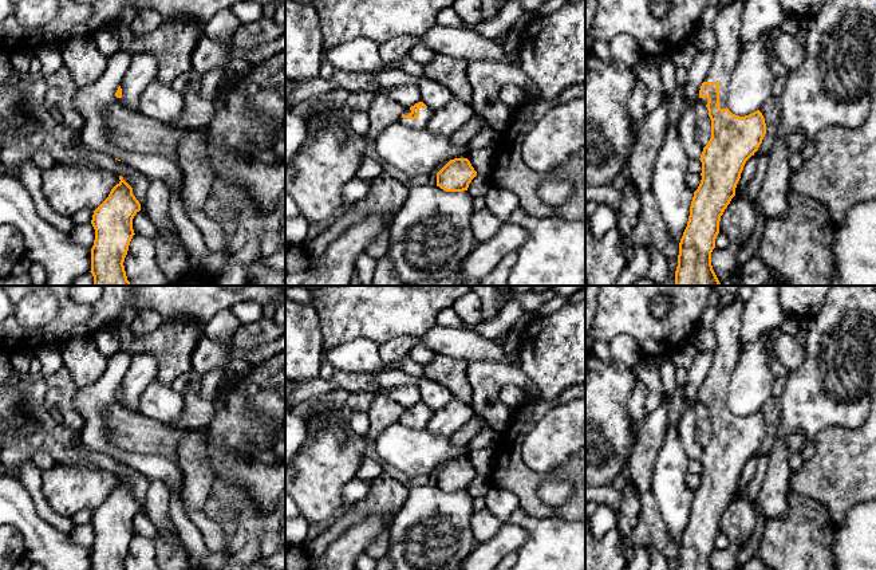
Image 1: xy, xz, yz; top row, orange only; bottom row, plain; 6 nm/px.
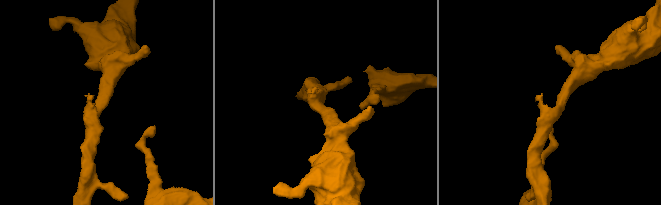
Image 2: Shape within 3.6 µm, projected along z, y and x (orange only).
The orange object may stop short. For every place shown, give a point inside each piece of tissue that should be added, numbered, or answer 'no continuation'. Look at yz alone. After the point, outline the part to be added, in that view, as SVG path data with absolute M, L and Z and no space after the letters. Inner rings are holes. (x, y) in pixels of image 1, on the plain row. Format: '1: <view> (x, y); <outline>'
1: yz (726, 326); M737 296L734 302L722 307L713 325L717 341L711 367L705 382L719 384L719 408L726 409L727 385L739 358L739 330L743 300Z

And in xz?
1: xz (425, 413); M421 408L419 409L419 417L415 420L410 420L410 418L399 418L399 422L407 428L413 428L413 429L425 429L427 428L431 417L434 414L434 410L430 408Z

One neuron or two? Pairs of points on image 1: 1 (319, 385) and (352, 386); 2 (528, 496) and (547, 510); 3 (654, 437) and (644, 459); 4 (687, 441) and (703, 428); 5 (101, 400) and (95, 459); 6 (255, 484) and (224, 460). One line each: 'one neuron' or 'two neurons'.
1: one neuron
2: one neuron
3: one neuron
4: two neurons
5: two neurons
6: one neuron

